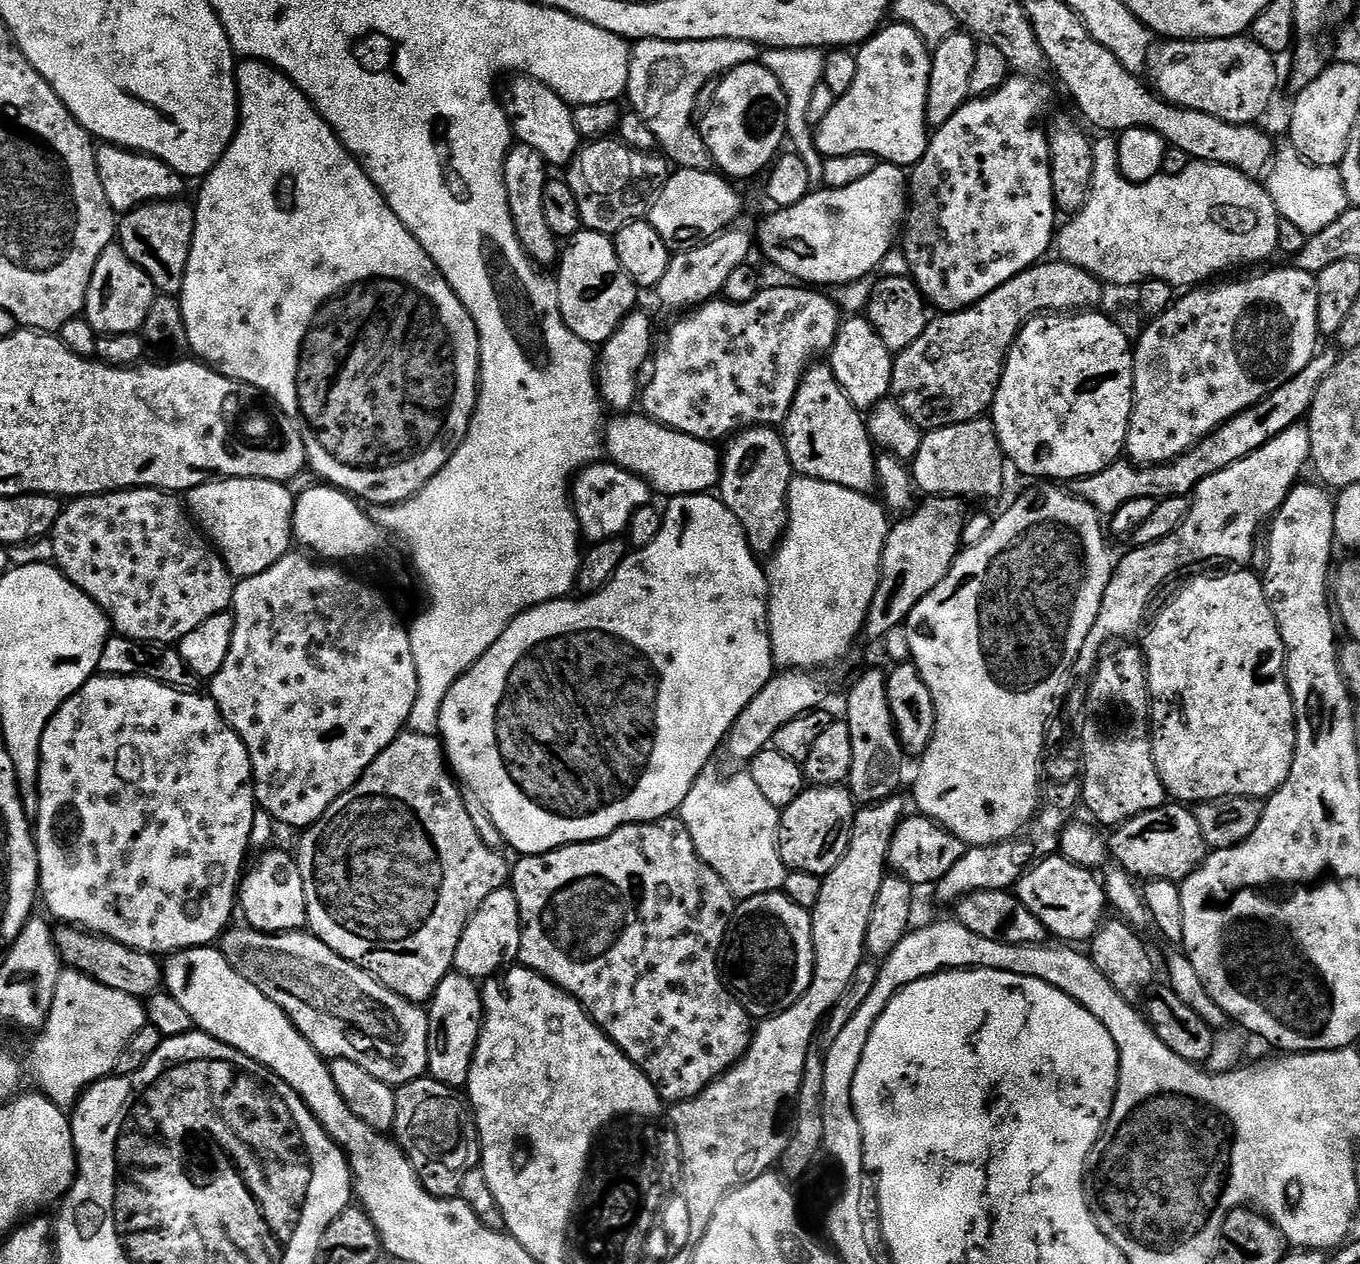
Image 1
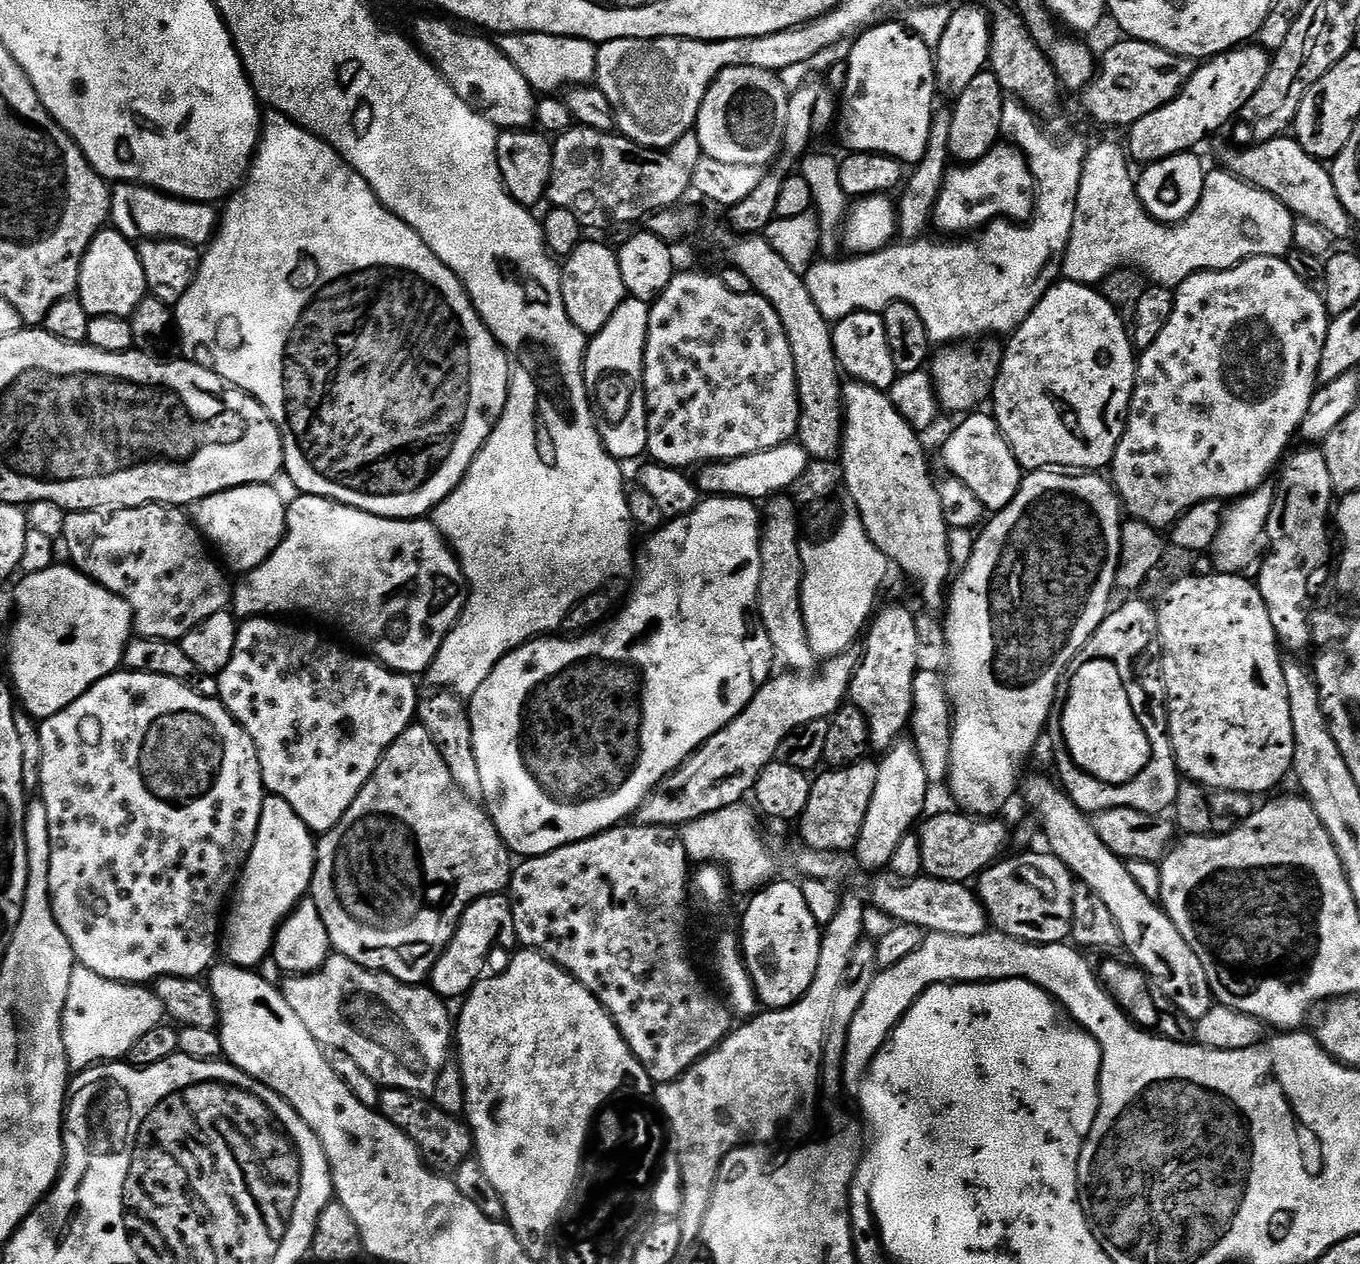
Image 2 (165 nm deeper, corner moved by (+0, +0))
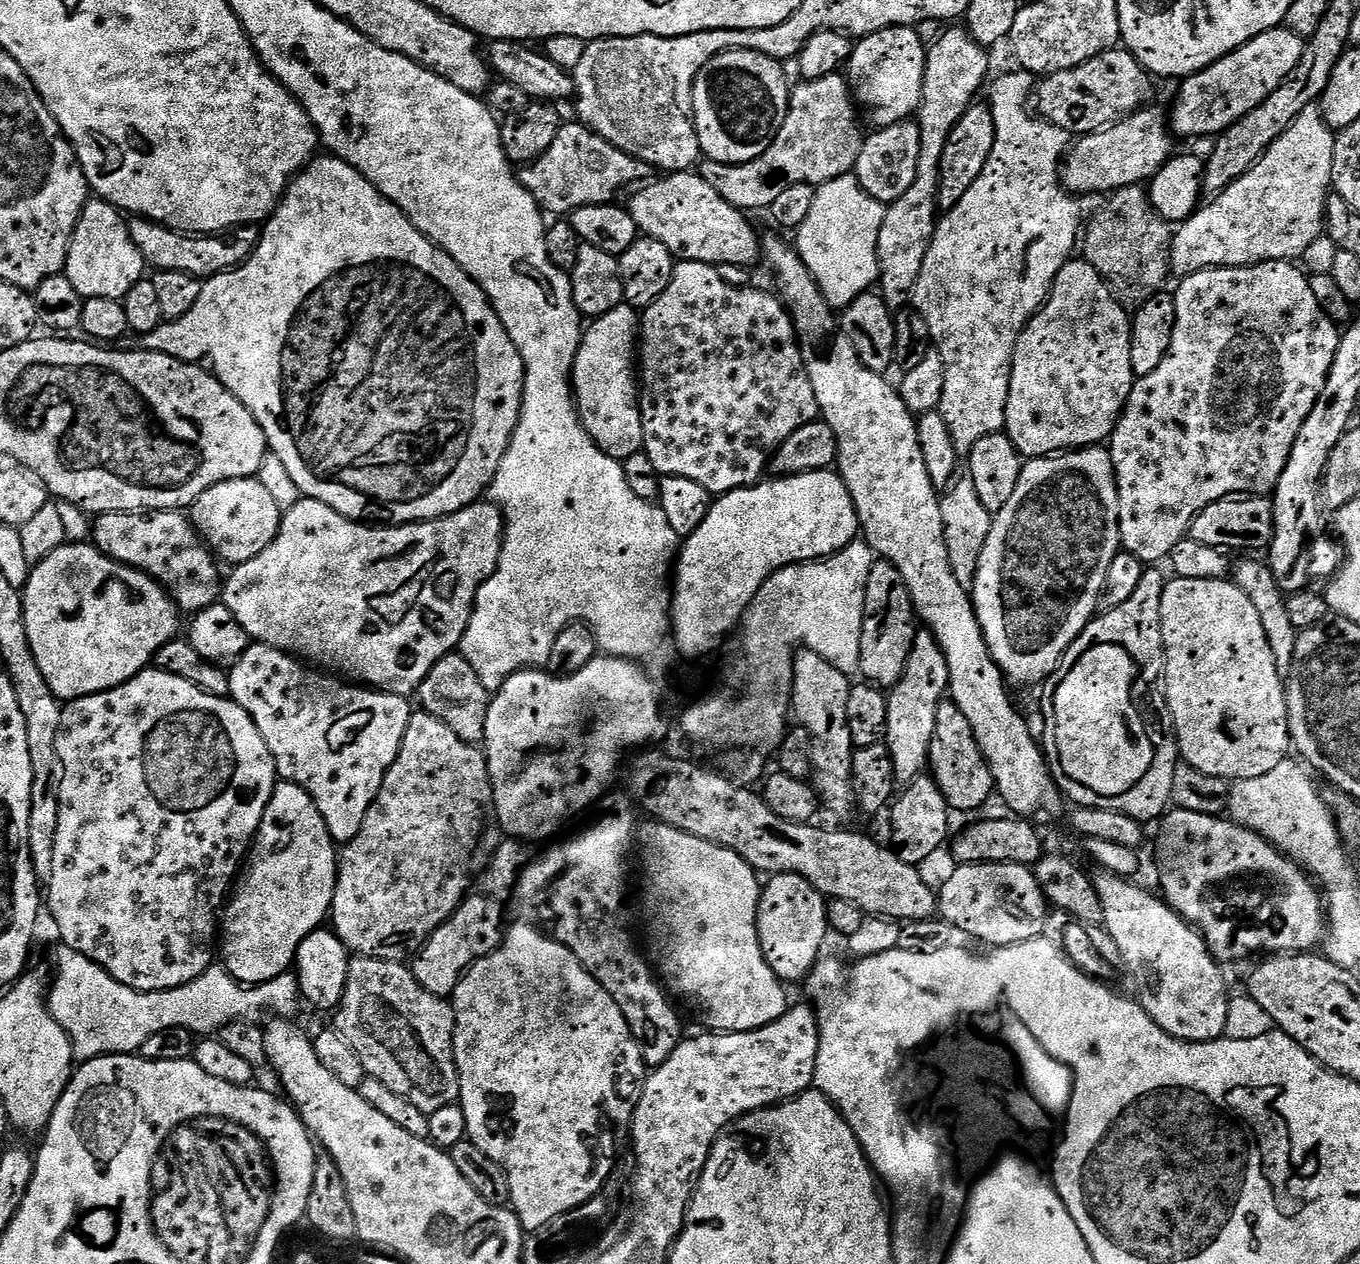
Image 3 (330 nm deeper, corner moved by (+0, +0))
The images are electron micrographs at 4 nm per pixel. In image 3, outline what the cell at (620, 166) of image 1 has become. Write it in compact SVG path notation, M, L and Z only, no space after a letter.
M579 122L561 123L554 142L534 161L519 169L520 185L536 199L545 213L567 217L582 206L610 204L623 188L643 185L654 176L652 165L615 148L606 138Z

